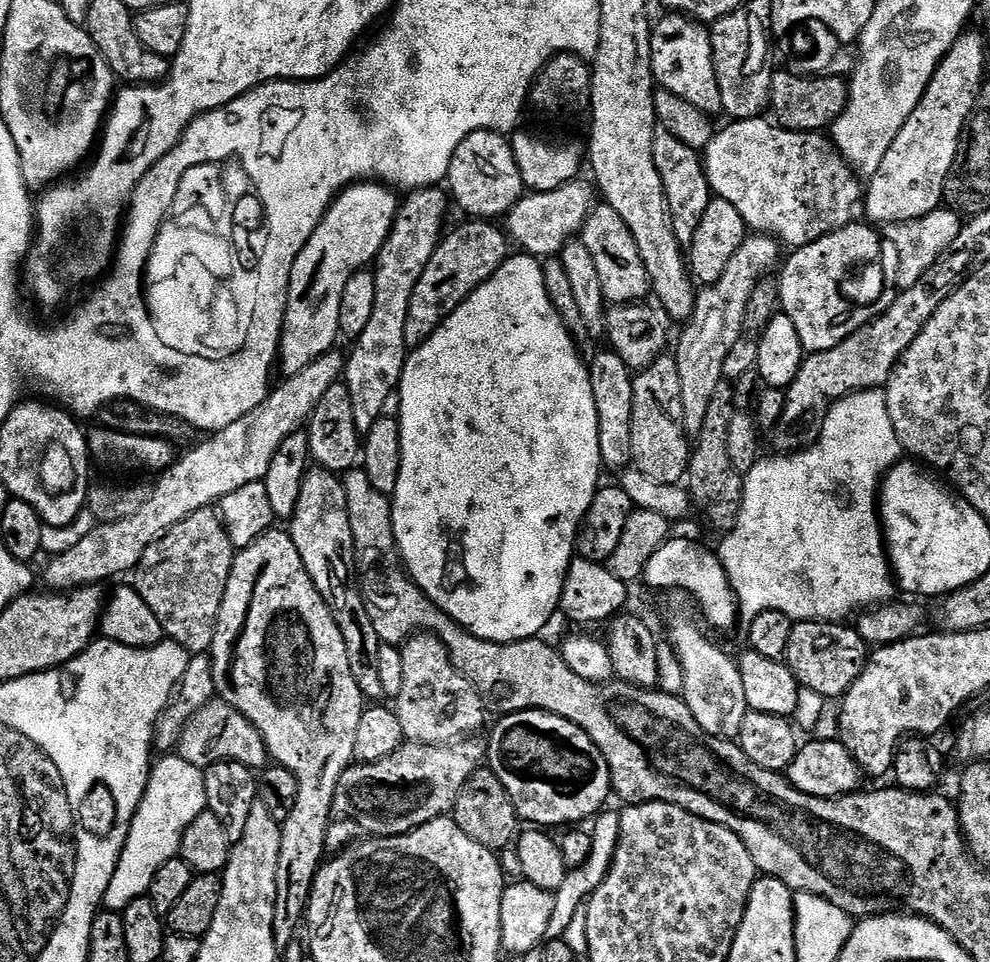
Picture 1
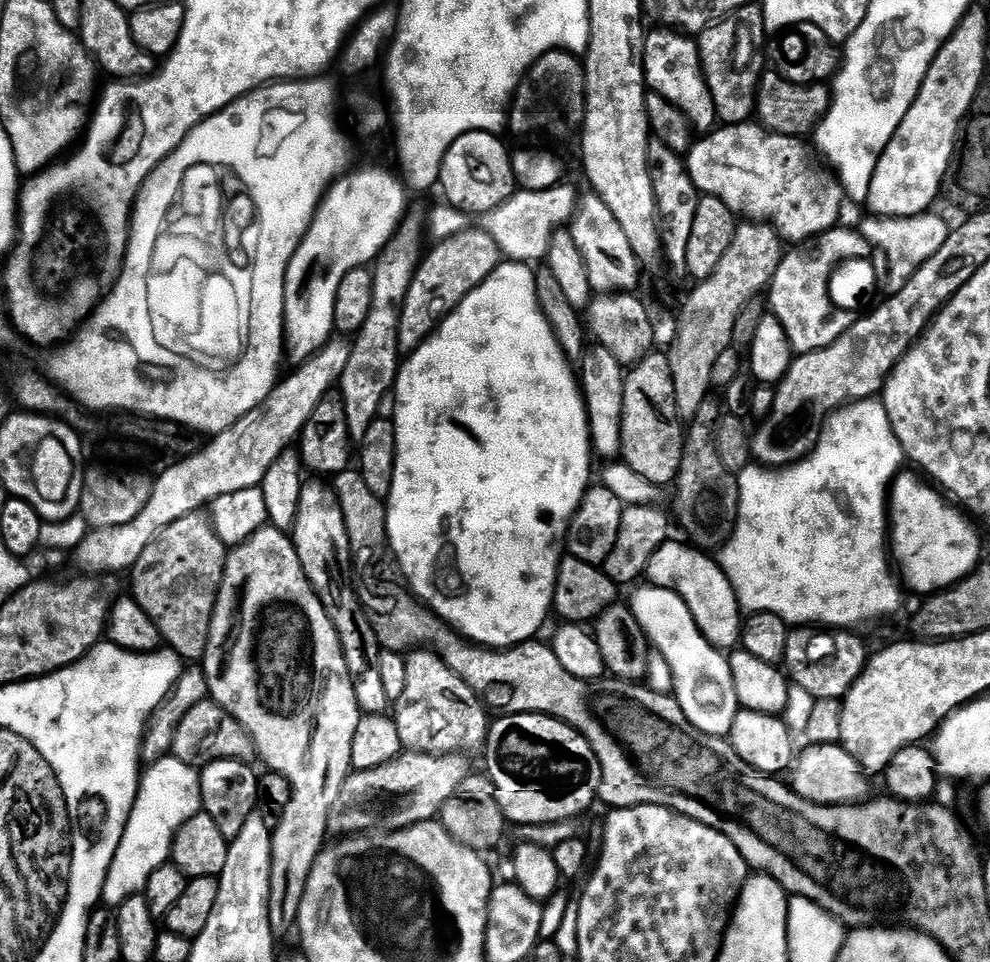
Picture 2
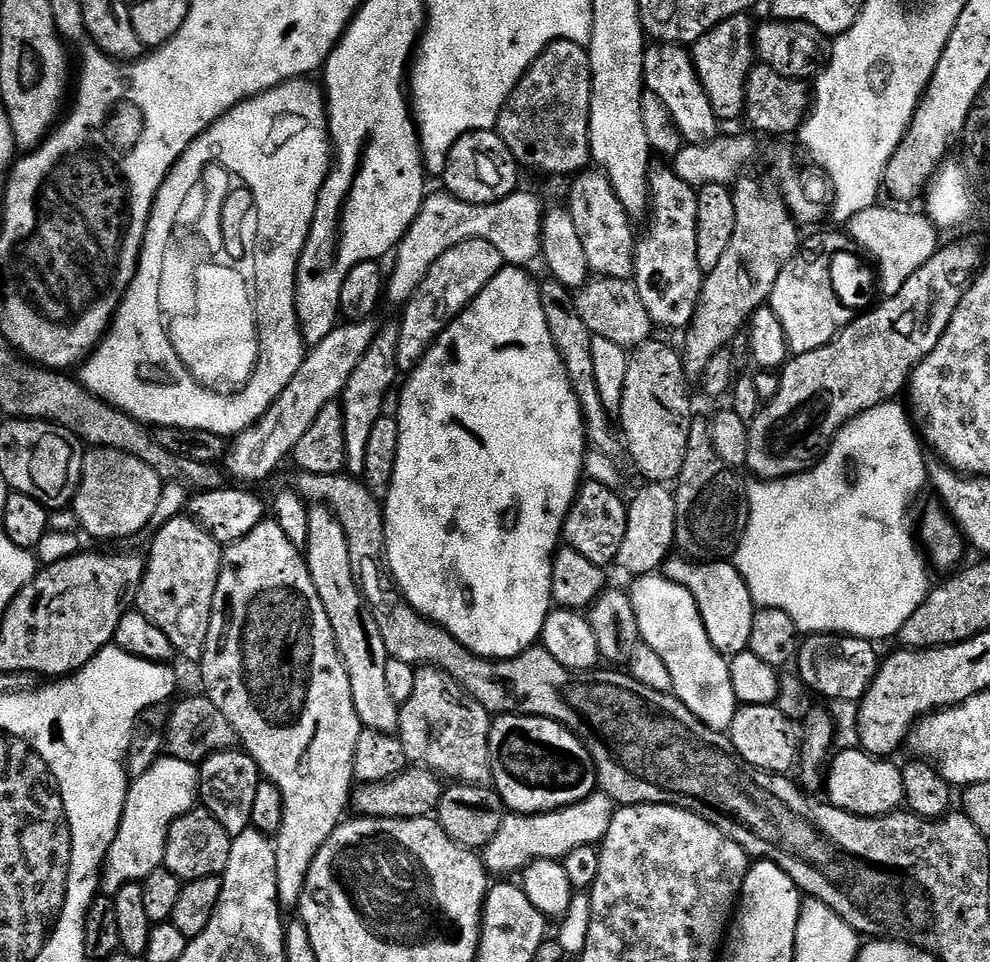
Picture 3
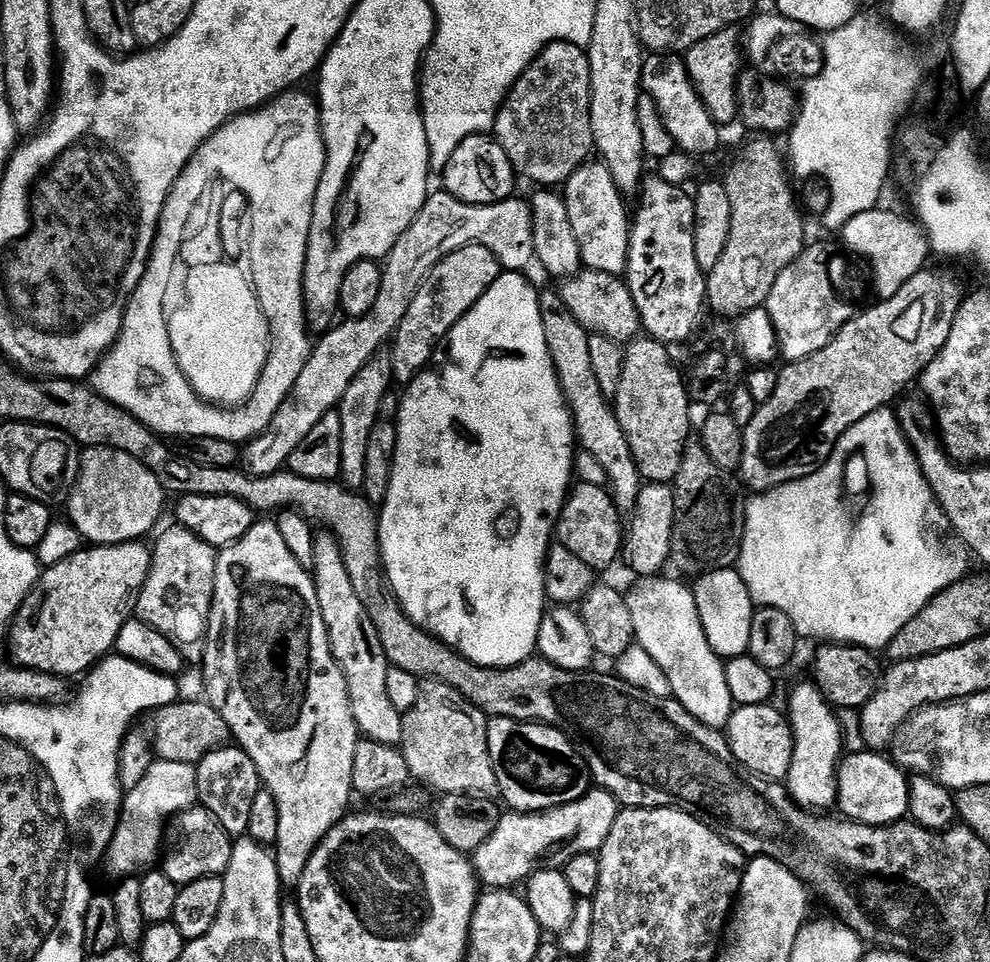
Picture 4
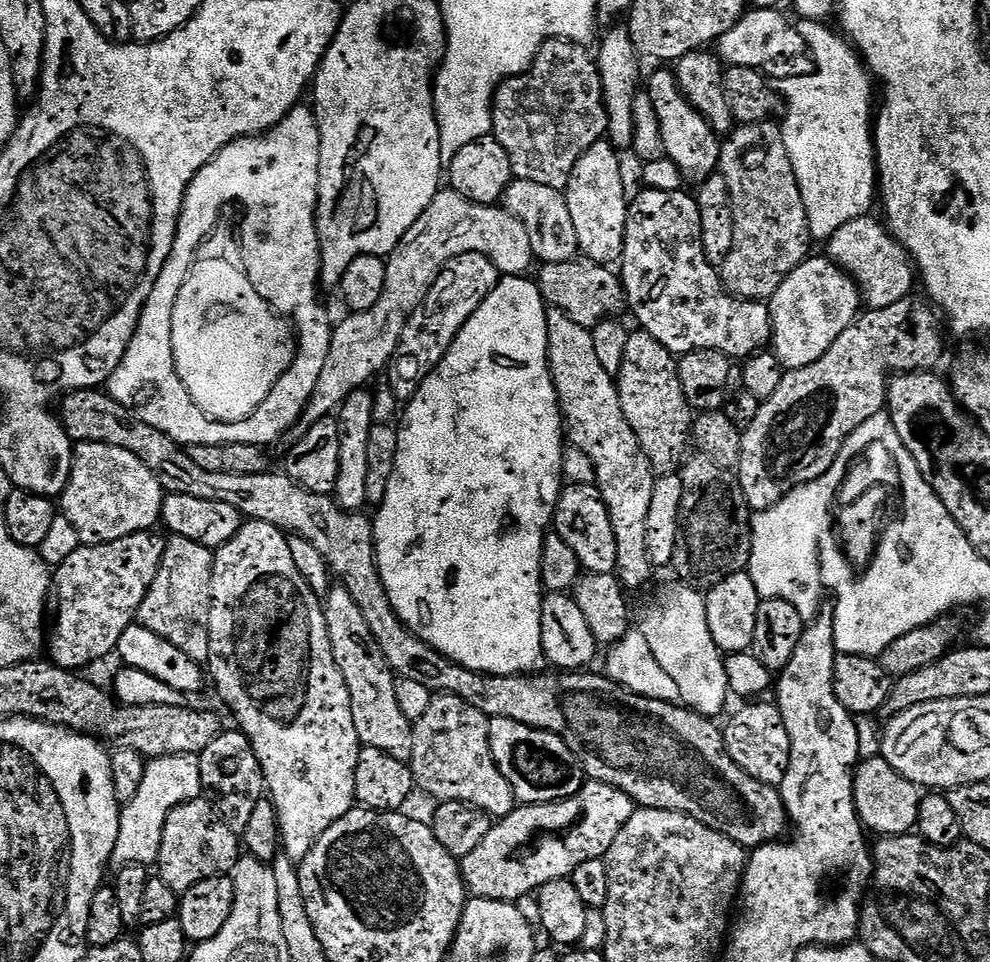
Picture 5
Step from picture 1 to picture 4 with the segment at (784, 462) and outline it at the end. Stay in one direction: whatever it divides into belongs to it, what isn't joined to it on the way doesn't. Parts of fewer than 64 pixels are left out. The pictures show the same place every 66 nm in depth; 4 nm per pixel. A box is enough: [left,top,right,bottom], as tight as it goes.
[738,406,961,650]

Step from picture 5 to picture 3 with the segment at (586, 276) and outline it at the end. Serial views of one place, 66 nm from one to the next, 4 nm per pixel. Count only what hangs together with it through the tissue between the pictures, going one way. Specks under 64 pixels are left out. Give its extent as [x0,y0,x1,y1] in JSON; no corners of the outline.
[575,275,654,350]

